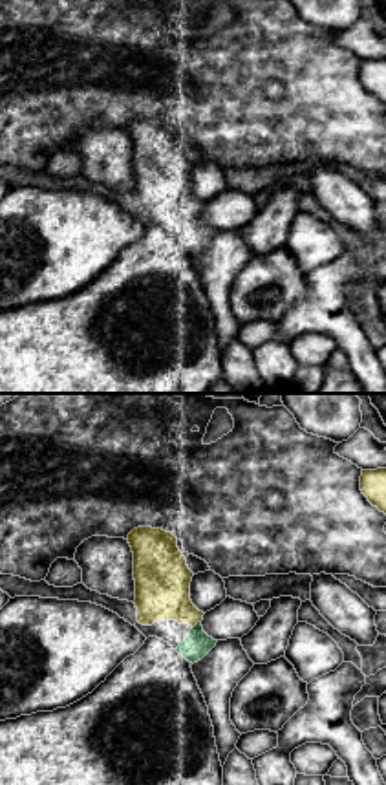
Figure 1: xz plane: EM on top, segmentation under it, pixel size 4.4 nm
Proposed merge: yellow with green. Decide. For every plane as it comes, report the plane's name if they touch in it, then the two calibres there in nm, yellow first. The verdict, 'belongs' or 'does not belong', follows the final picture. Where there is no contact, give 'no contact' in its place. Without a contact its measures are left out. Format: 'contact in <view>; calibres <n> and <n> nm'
contact in xz; calibres 240 and 110 nm

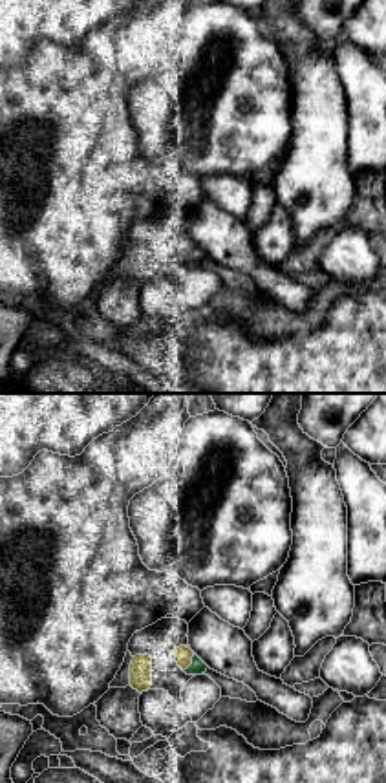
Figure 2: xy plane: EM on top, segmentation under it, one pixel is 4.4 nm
contact in xy; calibres 80 and 70 nm

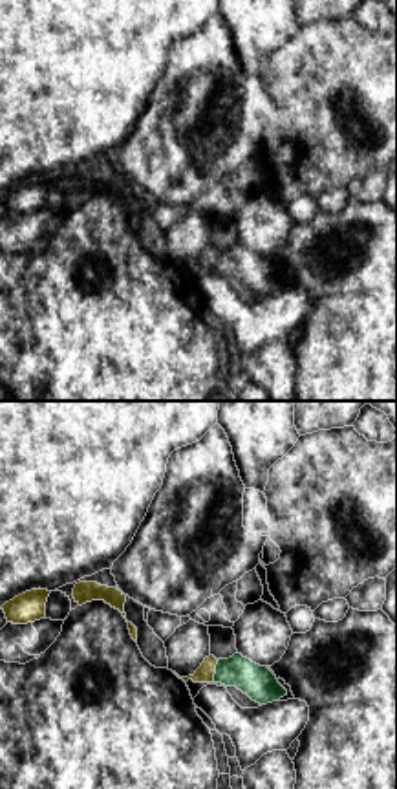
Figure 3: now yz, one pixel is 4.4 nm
contact in yz; calibres 80 and 150 nm

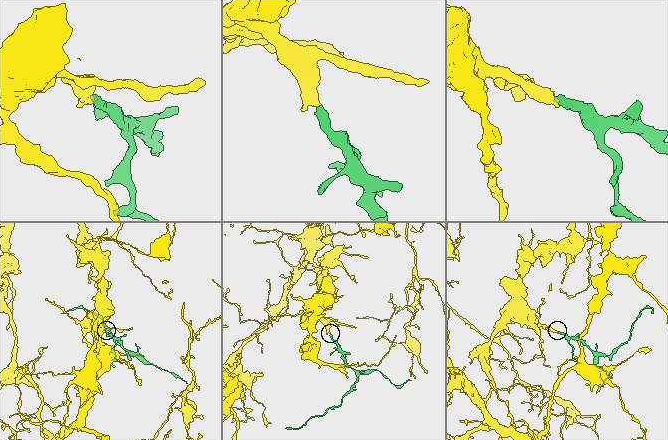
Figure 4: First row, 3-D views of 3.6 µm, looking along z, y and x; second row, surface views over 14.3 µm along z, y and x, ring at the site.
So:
belongs

